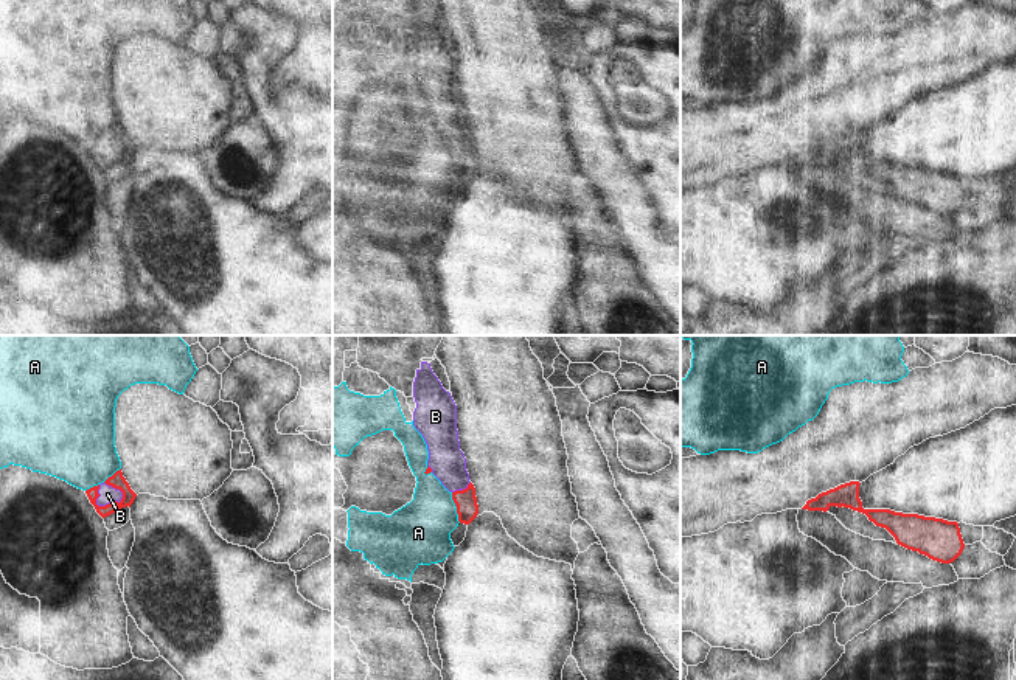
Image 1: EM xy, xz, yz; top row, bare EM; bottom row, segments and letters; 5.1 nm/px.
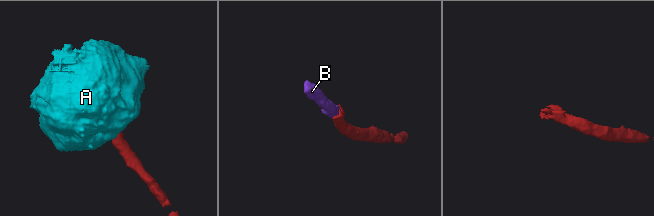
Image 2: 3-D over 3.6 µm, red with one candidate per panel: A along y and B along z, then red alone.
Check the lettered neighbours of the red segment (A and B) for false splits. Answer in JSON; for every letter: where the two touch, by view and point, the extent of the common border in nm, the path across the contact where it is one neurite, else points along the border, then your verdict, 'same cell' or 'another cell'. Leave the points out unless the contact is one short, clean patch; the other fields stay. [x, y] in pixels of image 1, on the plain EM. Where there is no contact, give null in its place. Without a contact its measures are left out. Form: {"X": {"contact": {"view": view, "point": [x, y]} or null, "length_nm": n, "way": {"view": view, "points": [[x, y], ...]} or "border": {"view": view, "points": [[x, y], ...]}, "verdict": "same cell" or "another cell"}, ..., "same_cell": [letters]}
{"A": {"contact": {"view": "xz", "point": [457, 160]}, "length_nm": 170, "border": {"view": "xz", "points": [[451, 145], [460, 174]]}, "verdict": "another cell"}, "B": {"contact": {"view": "xy", "point": [111, 154]}, "length_nm": 160, "way": {"view": "xy", "points": [[117, 132], [121, 149], [111, 154], [107, 146]]}, "verdict": "same cell"}, "same_cell": ["B"]}

